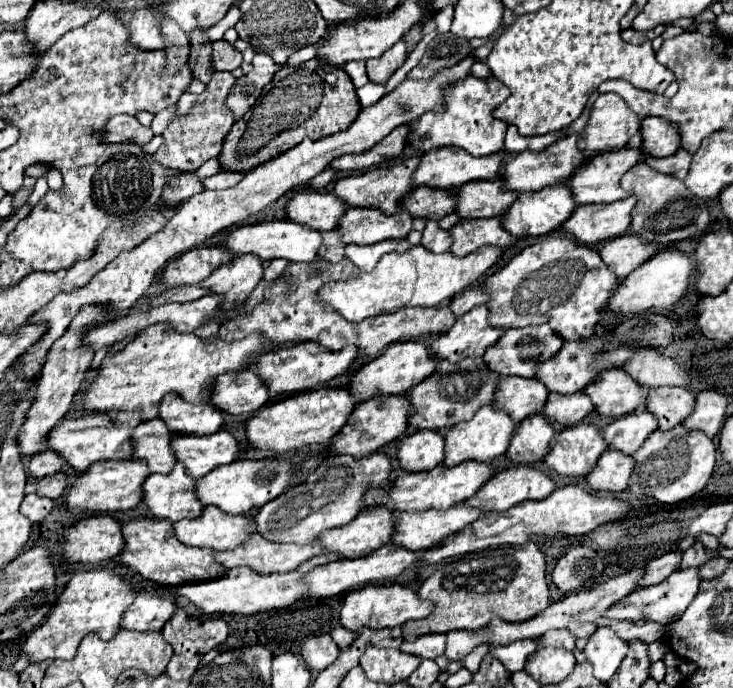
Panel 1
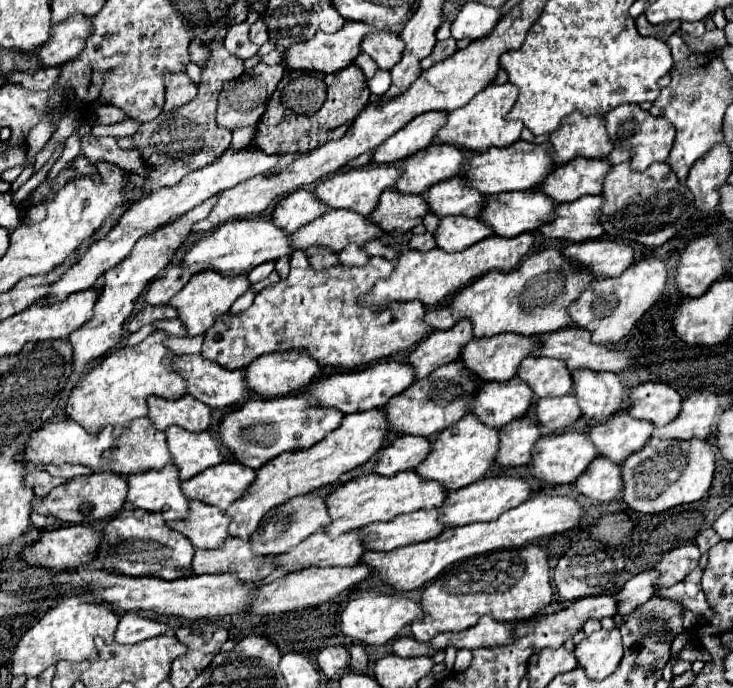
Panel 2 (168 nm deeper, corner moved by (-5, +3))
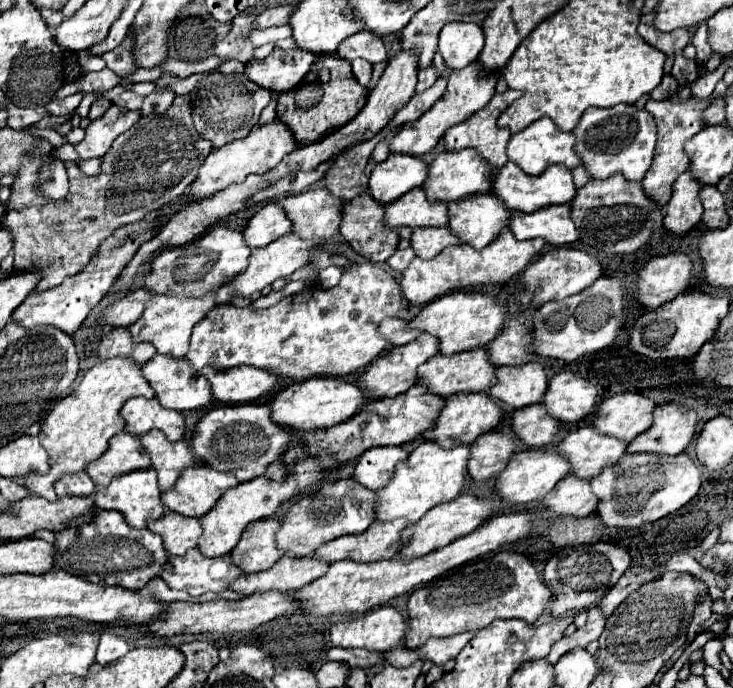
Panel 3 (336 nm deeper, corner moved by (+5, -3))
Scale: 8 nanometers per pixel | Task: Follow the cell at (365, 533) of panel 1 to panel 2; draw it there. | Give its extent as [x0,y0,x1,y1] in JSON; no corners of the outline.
[278,530,364,572]

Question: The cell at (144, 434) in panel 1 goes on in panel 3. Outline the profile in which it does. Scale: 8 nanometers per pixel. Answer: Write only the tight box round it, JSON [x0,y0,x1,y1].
[86,432,150,486]

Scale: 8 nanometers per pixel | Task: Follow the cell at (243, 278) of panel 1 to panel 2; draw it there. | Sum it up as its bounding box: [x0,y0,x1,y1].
[170,272,250,338]

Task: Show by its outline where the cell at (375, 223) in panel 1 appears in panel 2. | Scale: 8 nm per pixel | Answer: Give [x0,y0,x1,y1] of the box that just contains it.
[290,210,382,252]

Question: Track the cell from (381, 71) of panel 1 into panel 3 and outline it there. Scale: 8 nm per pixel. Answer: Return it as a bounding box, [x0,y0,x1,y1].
[336,30,388,64]

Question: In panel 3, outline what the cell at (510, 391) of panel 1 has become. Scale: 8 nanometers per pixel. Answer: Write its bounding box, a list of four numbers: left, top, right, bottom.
[424,392,504,448]

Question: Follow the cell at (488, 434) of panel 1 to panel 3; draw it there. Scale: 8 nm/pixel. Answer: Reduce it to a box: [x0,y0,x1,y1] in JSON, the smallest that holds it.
[378,440,470,524]

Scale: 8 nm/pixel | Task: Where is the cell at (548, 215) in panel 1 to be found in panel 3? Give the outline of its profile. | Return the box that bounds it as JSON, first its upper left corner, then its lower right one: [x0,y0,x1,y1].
[448,194,510,248]

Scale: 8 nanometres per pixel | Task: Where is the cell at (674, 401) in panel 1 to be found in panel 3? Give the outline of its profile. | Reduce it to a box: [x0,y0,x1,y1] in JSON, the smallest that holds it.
[592,394,656,442]

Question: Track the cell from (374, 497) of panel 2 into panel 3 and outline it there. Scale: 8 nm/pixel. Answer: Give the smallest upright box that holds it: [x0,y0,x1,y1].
[276,478,376,556]

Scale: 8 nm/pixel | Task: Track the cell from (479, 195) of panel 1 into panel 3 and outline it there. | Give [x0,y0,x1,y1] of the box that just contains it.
[386,188,448,228]

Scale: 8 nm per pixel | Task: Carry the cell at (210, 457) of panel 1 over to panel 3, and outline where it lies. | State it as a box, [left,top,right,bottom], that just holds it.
[140,430,196,490]

